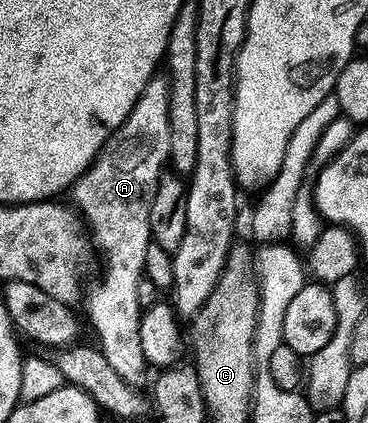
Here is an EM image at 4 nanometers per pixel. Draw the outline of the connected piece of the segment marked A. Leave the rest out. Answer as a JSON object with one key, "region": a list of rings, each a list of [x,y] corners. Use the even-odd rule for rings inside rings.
{"region":[[[154,76],[149,79],[149,83],[146,84],[145,90],[139,96],[139,100],[131,108],[131,112],[127,116],[127,120],[123,120],[123,124],[118,130],[110,133],[108,140],[105,141],[105,146],[97,153],[97,159],[89,165],[89,169],[73,183],[71,187],[71,195],[73,194],[72,205],[79,211],[84,225],[91,231],[91,242],[94,247],[97,246],[101,249],[101,254],[105,257],[105,271],[101,274],[101,283],[94,288],[89,294],[89,318],[93,321],[93,326],[97,329],[96,341],[99,343],[99,348],[103,352],[103,356],[107,360],[107,364],[111,364],[111,368],[115,368],[115,372],[121,379],[127,384],[136,386],[138,388],[144,387],[145,382],[145,370],[147,371],[147,363],[143,354],[143,347],[140,343],[140,320],[142,316],[143,308],[139,304],[139,295],[136,294],[135,288],[139,288],[139,280],[145,273],[144,266],[144,253],[147,252],[147,248],[151,241],[149,237],[149,217],[151,216],[151,200],[155,200],[155,192],[157,191],[157,185],[161,183],[163,177],[163,171],[166,169],[169,162],[169,149],[171,148],[171,124],[169,123],[169,80],[165,76]]]}

